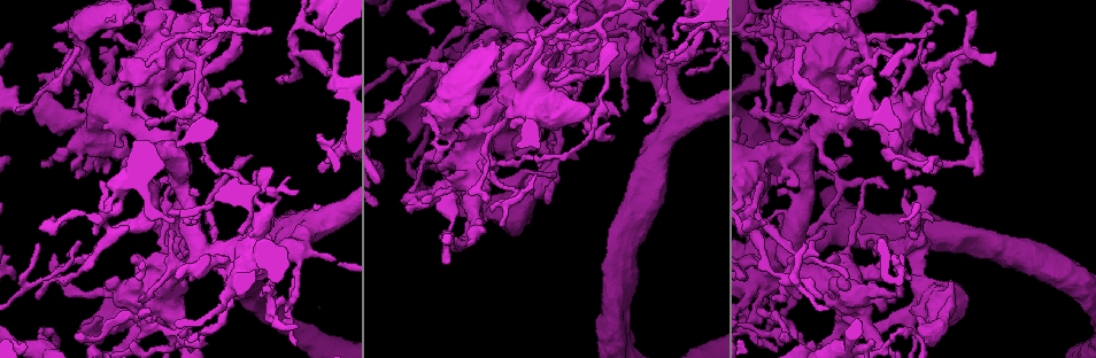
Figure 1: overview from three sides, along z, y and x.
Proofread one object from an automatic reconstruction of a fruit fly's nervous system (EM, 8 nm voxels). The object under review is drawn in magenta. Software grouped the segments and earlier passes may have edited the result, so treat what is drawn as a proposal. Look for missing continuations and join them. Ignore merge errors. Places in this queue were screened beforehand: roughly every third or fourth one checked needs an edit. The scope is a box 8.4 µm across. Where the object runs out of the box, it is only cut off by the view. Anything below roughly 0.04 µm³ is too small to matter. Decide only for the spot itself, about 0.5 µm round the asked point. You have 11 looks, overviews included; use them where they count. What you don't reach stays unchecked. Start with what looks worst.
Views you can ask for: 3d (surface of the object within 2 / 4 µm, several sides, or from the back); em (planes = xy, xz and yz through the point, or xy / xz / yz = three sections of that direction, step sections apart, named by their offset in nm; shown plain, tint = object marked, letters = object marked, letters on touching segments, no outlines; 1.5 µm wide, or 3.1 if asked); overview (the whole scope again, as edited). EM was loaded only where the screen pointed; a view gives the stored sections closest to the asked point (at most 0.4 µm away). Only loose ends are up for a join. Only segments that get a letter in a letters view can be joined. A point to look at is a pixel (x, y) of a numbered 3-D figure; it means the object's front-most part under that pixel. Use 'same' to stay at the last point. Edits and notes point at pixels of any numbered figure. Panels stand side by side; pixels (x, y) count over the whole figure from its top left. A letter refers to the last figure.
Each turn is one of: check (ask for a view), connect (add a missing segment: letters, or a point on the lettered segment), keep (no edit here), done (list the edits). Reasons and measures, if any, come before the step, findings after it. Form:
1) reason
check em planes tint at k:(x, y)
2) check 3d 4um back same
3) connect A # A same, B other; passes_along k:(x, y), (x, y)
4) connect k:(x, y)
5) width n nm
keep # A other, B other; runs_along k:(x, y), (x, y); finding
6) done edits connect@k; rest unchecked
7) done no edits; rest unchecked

free end
check em xz step 8 tint at 1:(797, 182)

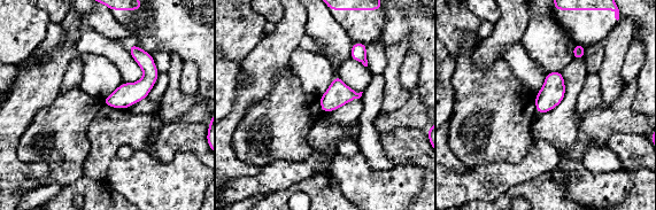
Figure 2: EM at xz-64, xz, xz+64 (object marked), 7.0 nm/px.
another direction
check em planes letters same

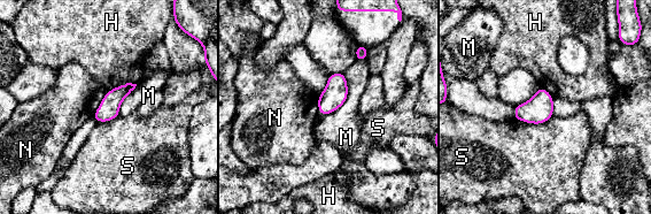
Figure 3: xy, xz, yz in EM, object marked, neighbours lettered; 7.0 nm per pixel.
width 140 nm
keep # H other, M other, N other, S other; border 3:(137, 85), (121, 104); no lettered segment goes on from it

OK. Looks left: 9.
an open end
check em xy step 4 tint at 1:(542, 139)

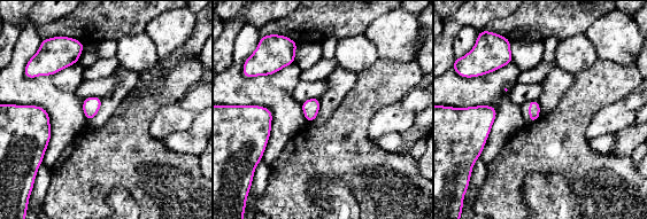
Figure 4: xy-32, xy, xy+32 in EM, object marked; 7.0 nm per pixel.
another direction
check em planes letters same

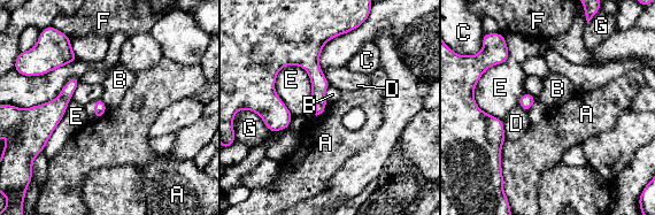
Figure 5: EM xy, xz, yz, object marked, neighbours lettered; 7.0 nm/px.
keep # A other, B other, C other, D other, E other, F other, G other; runs_along 5:(324, 39), (272, 73), (272, 129); no lettered segment goes on from it

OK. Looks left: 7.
an open end
check 3d 4um at 1:(430, 34)

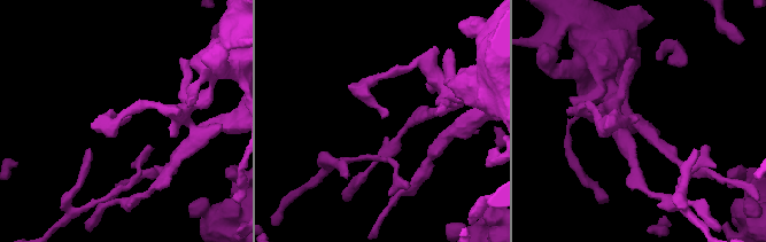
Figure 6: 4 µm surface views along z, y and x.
now the EM
check em xz step 8 tint at 6:(125, 119)

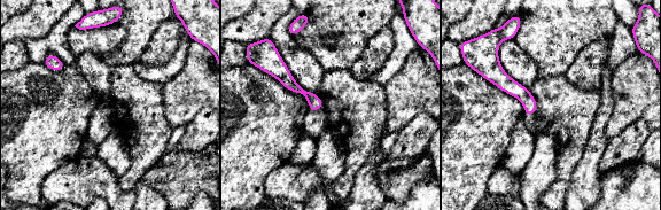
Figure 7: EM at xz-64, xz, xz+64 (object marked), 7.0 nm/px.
check em planes letters same

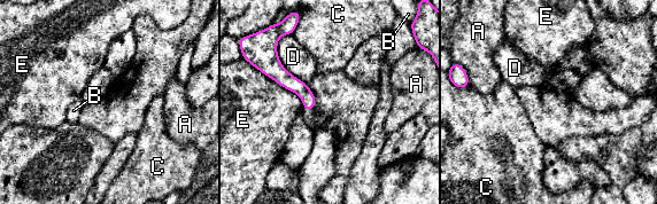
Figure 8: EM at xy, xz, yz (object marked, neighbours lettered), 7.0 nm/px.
width 100 nm; longest_contact E 550 nm
keep # A other, B other, C other, D other, E other; none of them fits

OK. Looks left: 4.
an open end
check em xy step 8 tint at 1:(79, 333)

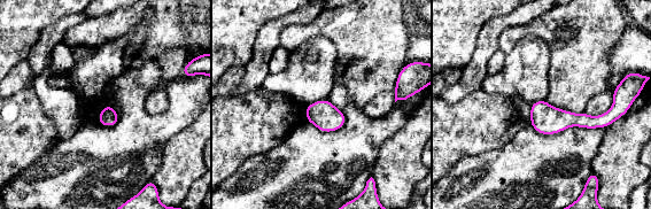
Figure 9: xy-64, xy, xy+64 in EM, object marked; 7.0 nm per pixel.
see the neighbours
check em xy step 8 letters same

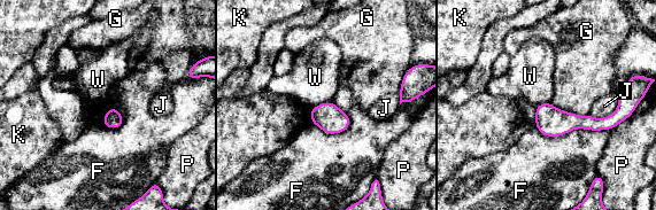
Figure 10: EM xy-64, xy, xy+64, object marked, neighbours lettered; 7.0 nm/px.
longest_contact F 550 nm
keep # F other, G other, J other, K other, P other, W other; none of them fits

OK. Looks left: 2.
done no edits; rest unchecked

